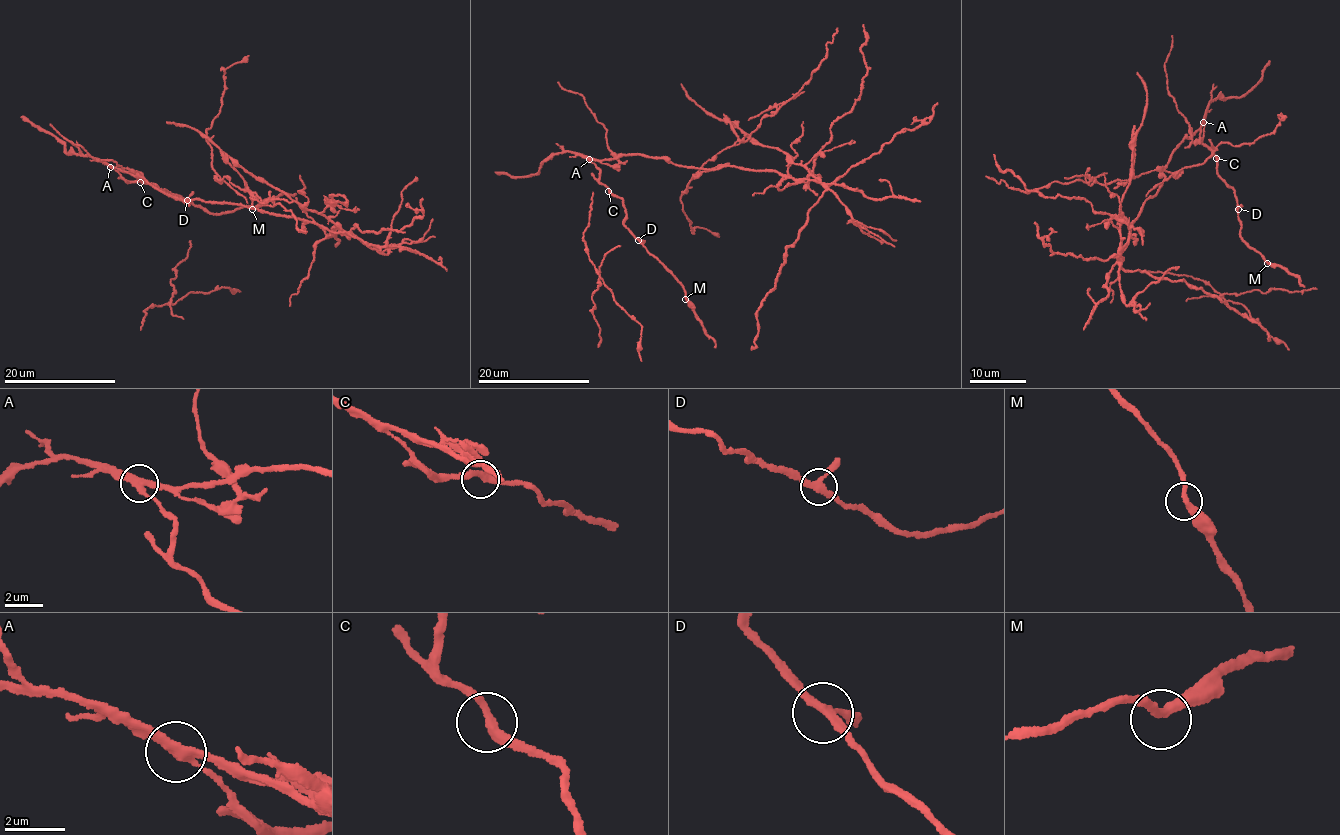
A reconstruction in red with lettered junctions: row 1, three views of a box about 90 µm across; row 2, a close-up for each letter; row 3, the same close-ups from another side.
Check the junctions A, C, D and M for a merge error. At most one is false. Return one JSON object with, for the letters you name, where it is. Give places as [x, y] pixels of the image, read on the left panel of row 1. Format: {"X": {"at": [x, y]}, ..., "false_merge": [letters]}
{"A": {"at": [110, 167]}, "false_merge": ["A"]}

